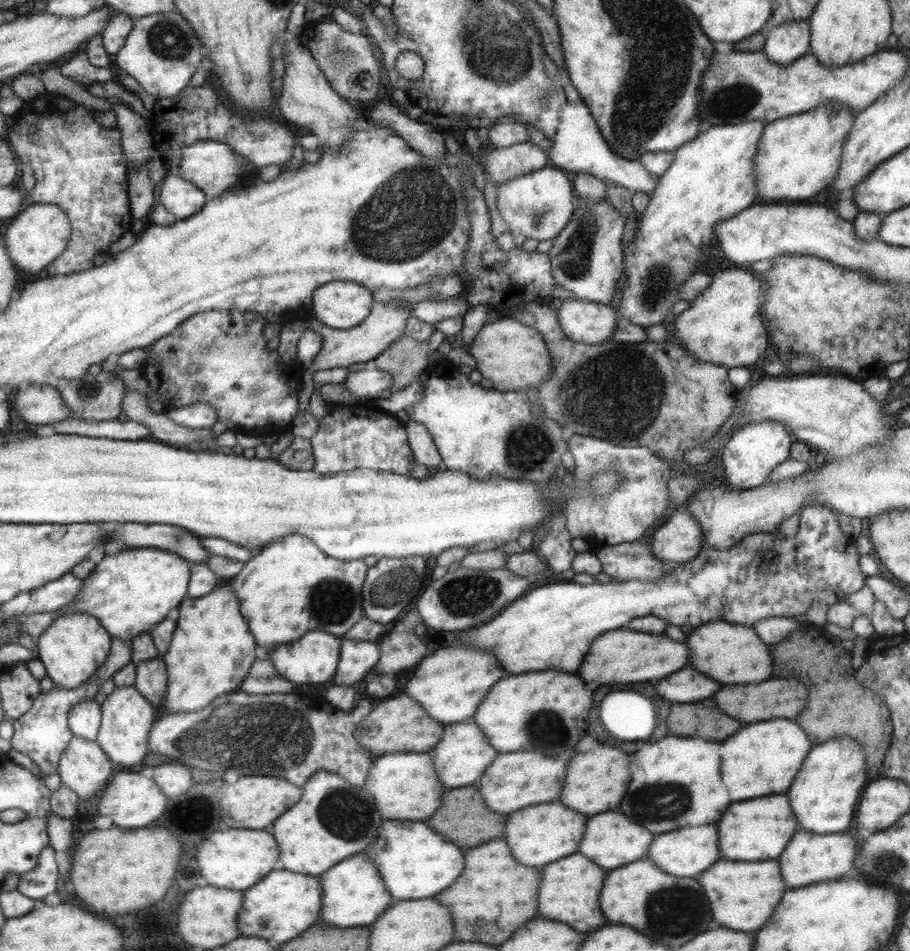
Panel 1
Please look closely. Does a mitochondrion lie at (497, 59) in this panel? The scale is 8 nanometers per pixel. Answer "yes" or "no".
yes

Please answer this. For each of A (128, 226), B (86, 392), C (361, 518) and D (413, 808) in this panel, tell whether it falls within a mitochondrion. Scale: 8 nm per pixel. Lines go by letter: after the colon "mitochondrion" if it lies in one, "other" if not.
A: other
B: mitochondrion
C: other
D: other

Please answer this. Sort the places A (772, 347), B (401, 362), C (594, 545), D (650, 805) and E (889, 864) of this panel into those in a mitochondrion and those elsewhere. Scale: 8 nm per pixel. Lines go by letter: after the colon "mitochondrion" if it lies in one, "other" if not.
A: other
B: mitochondrion
C: other
D: mitochondrion
E: mitochondrion

